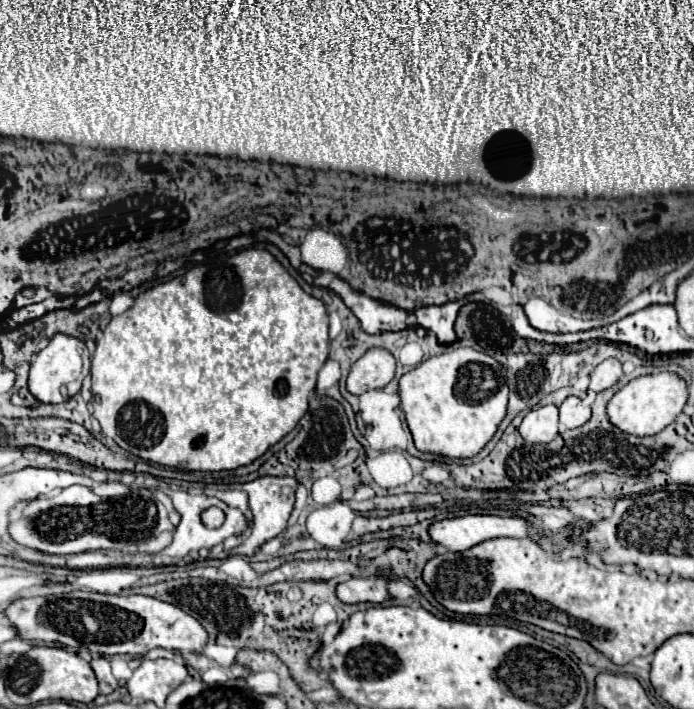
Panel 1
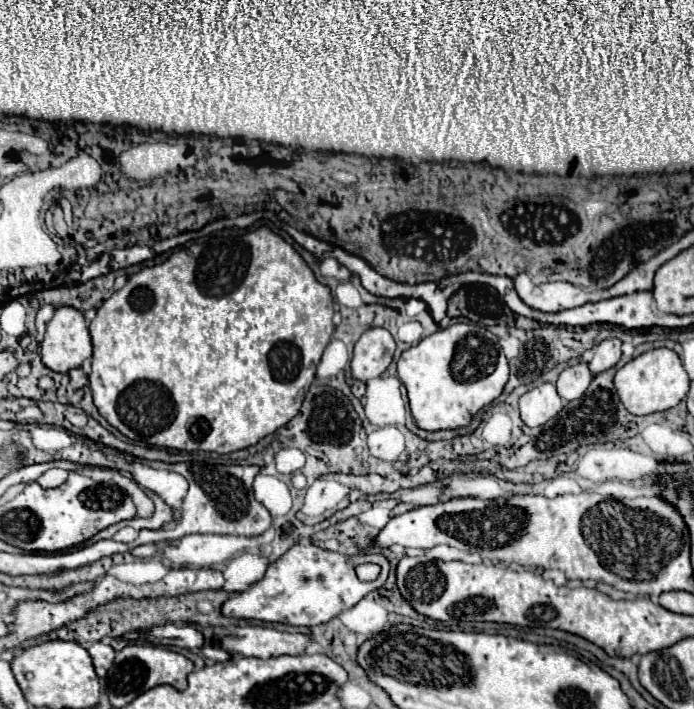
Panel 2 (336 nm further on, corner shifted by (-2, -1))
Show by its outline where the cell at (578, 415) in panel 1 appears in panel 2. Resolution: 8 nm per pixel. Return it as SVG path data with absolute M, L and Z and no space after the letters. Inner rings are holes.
M578 363L578 365L572 365L572 367L566 367L560 377L558 377L558 395L564 399L564 401L572 401L572 399L578 399L582 397L582 393L588 389L590 381L594 379L594 375L590 373L588 365L586 363Z

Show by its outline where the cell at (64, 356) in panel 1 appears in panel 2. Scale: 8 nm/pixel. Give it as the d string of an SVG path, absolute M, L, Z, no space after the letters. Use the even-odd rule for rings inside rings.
M66 305L56 309L46 325L40 355L44 365L58 373L68 373L70 369L80 367L84 359L92 357L90 333L82 311Z

